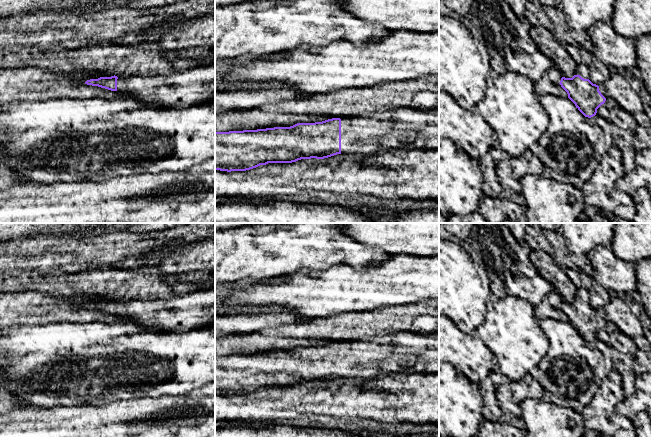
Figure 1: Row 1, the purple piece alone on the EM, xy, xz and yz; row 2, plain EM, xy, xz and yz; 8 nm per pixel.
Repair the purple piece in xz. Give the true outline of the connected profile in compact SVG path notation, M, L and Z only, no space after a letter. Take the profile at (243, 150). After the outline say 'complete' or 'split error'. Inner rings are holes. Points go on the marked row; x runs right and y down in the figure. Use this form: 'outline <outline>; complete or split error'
outline M400 107L365 117L332 118L290 127L215 131L215 170L246 171L268 163L292 163L349 153L371 155L394 149L439 149L439 109Z; split error

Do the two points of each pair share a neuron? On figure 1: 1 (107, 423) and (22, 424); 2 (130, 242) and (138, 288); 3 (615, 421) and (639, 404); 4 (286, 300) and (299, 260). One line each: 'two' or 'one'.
1: one
2: two
3: two
4: two

